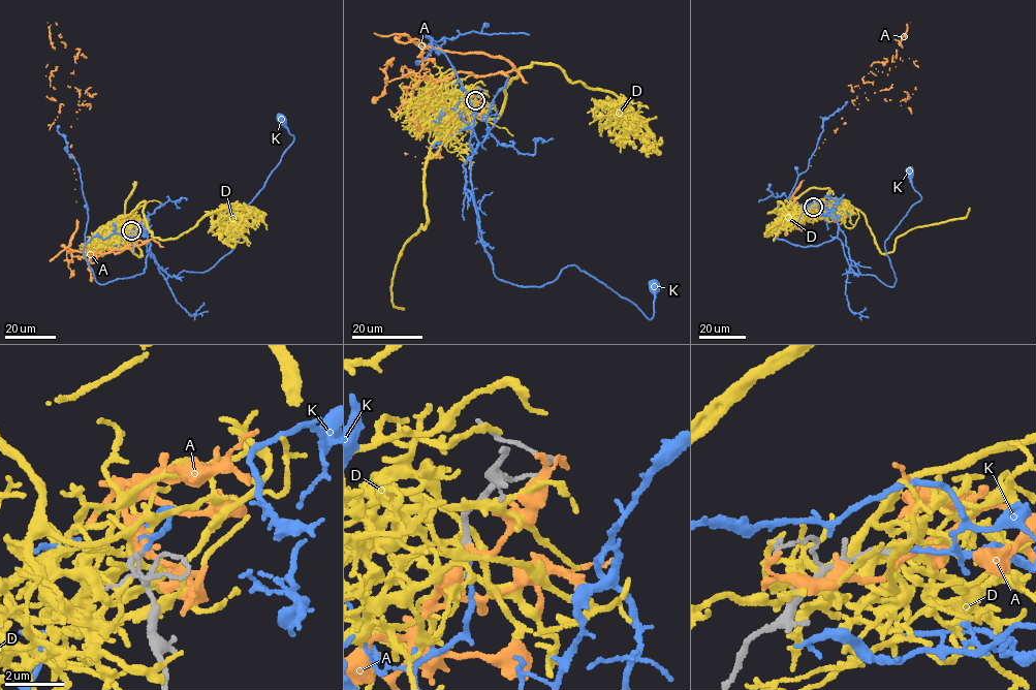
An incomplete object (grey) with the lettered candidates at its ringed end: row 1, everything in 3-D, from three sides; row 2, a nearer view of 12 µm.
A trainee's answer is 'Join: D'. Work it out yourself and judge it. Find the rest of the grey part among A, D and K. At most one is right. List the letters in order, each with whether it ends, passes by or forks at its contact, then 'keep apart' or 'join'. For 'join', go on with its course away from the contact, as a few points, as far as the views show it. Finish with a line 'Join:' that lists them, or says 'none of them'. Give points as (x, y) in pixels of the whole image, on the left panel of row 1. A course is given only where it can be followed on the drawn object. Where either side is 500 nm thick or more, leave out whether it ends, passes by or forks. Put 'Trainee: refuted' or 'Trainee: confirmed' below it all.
A: it passes by; keep apart
D: it forks there; keep apart
K: it ends there; join; it runs (131, 230), (146, 233), (158, 265), (170, 276), (214, 267), (234, 247), (248, 204), (293, 140), (281, 120)
Join: K
Trainee: refuted

